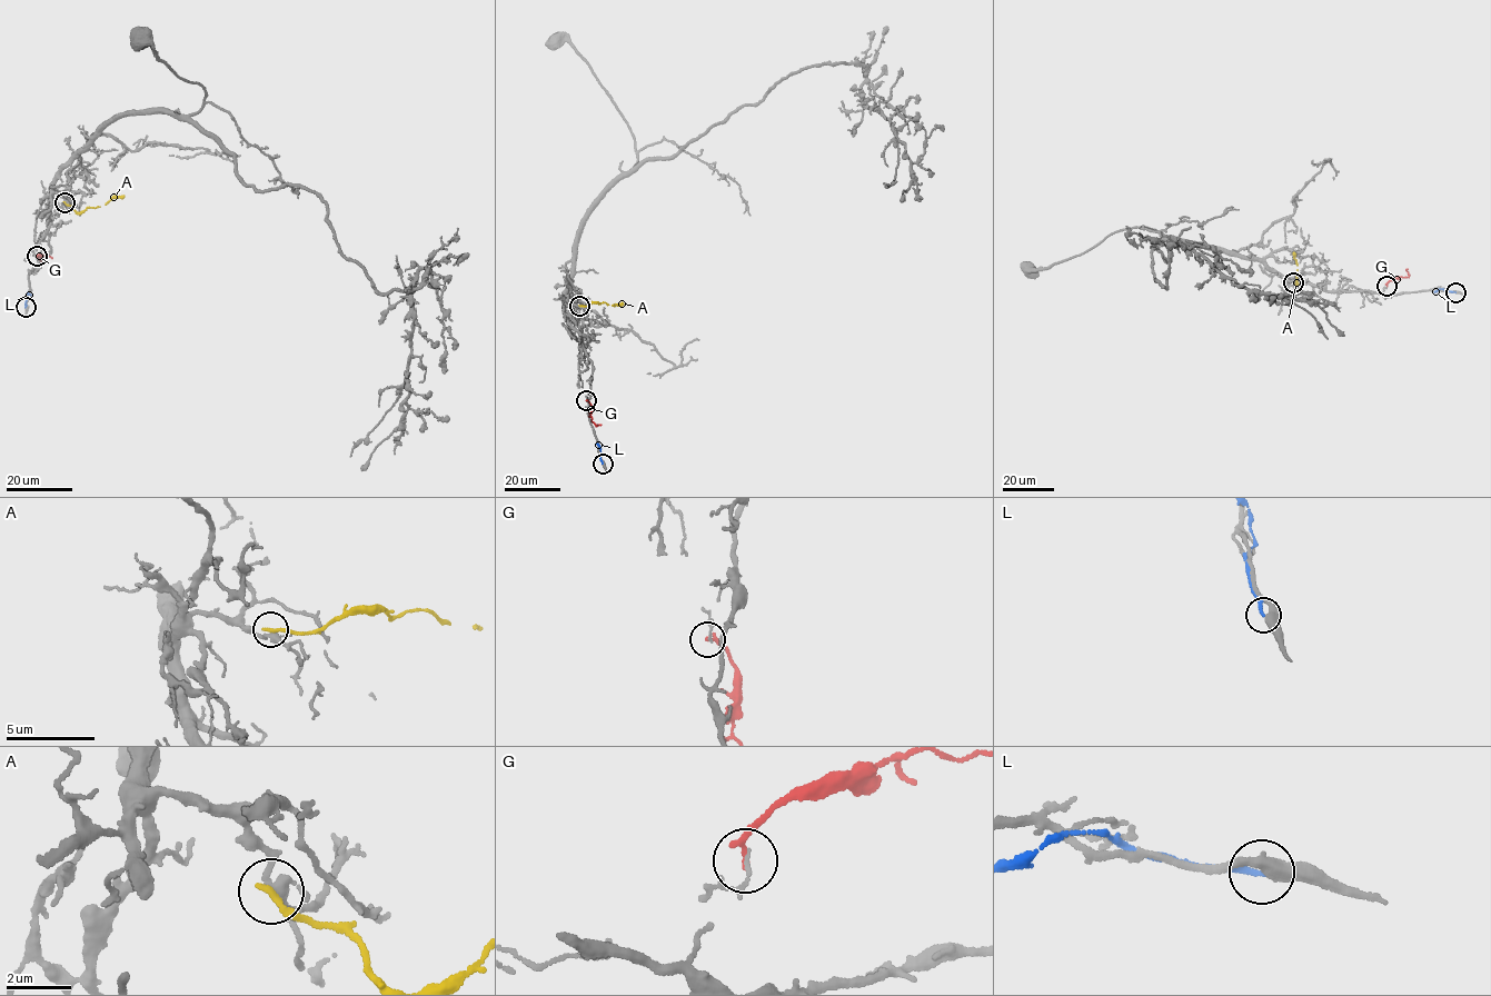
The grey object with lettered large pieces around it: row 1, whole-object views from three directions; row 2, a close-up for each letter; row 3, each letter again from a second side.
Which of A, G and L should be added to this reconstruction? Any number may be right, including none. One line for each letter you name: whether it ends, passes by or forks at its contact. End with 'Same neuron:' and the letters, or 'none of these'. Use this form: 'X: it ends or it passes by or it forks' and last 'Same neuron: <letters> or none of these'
Same neuron: none of these

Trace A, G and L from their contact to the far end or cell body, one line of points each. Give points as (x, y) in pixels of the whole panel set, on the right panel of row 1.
A: (1293, 282), (1298, 282), (1293, 252)
G: (1387, 286), (1390, 280), (1408, 277), (1408, 269)
L: (1455, 291), (1440, 288), (1434, 292)

